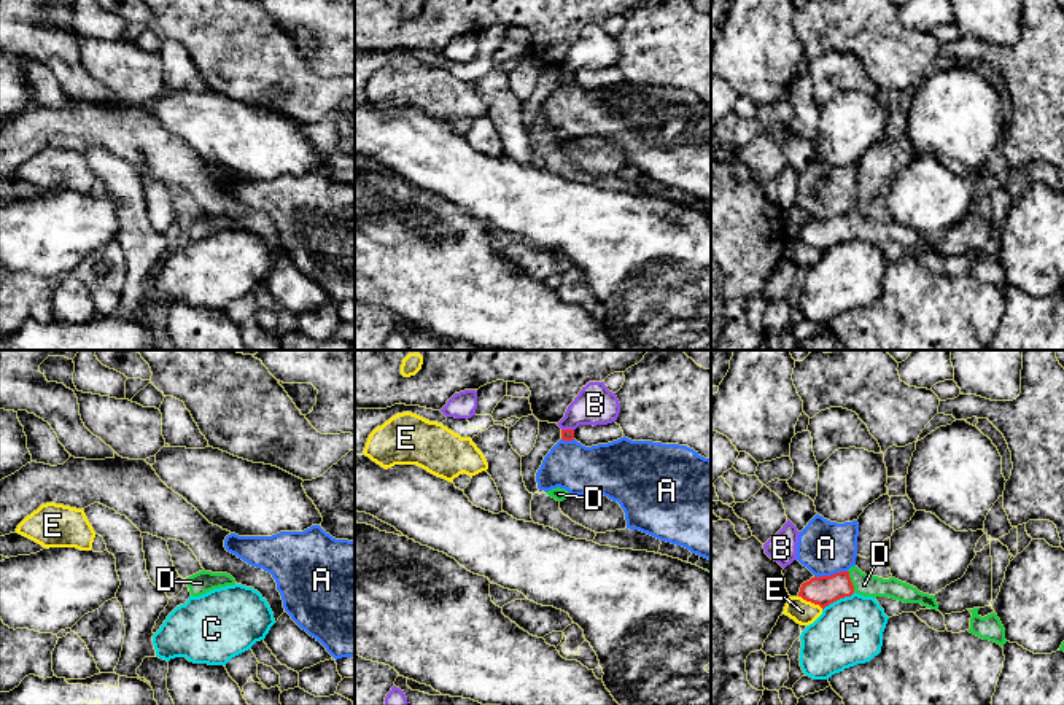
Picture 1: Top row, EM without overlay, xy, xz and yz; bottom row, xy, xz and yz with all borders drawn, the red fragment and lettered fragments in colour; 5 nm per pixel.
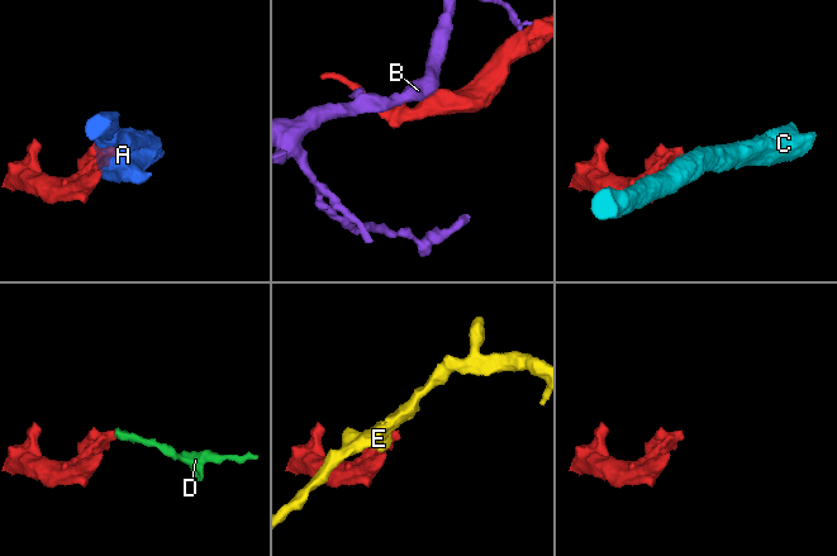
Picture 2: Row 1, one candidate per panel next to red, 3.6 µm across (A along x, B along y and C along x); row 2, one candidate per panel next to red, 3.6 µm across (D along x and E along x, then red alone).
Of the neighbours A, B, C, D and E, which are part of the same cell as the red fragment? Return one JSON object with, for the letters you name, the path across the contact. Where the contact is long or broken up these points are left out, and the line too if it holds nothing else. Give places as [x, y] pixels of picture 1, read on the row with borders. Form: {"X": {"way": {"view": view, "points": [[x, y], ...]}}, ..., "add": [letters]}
{"D": {"way": {"view": "yz", "points": [[823, 591], [850, 581], [864, 584]]}}, "add": ["D"]}

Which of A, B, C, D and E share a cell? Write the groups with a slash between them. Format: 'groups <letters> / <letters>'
groups A / B / C / D / E

